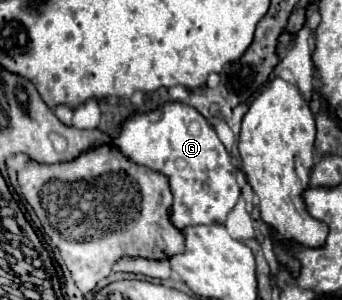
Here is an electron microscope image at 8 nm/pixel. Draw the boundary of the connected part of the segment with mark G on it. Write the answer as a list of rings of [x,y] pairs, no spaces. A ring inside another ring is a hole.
[[[166,102],[150,112],[134,112],[120,124],[120,134],[112,138],[112,144],[130,160],[170,178],[174,194],[170,220],[176,228],[214,222],[222,224],[240,198],[236,168],[230,162],[230,154],[208,120],[188,104]]]

